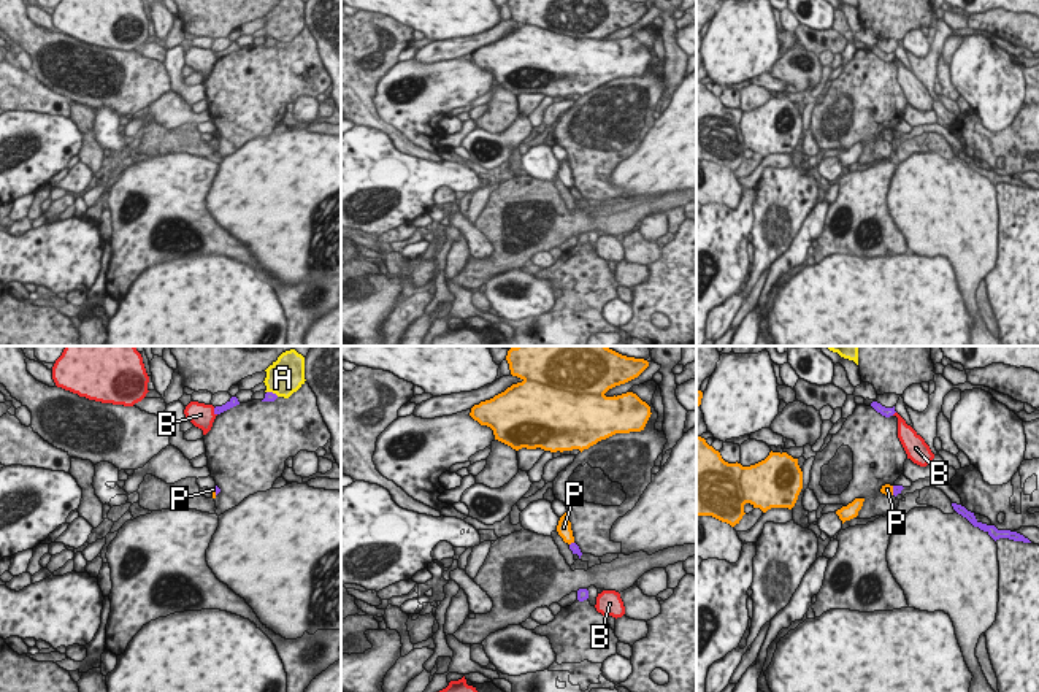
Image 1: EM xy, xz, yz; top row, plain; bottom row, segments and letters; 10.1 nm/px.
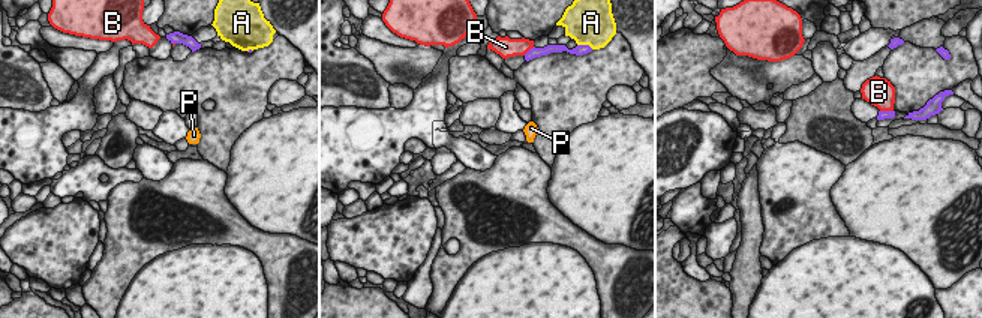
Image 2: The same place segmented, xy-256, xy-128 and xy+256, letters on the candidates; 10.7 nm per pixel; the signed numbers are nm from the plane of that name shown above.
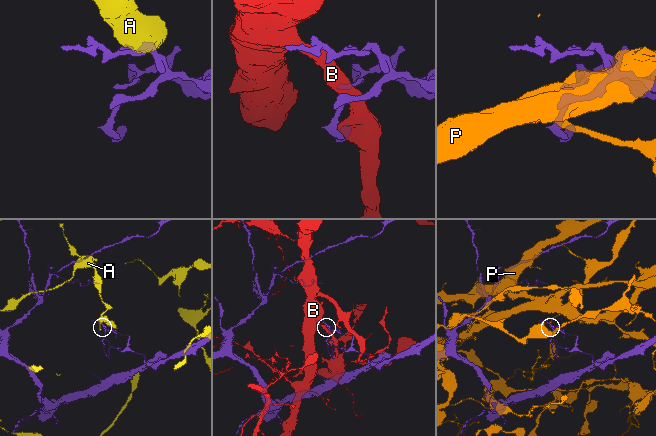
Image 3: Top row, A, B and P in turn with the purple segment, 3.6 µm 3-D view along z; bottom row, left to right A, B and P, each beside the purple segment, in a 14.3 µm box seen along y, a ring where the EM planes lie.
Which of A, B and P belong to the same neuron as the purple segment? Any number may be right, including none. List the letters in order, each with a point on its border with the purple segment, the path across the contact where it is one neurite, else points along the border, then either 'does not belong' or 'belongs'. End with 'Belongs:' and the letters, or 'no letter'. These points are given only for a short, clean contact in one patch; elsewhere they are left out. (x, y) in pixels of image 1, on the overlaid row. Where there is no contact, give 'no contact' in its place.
A: contact xy (272, 392); border xy (267, 391), (278, 395); does not belong
B: contact xy (214, 411); does not belong
P: contact yz (893, 491); does not belong
Belongs: no letter

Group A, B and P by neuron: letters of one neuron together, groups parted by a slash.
A / B / P

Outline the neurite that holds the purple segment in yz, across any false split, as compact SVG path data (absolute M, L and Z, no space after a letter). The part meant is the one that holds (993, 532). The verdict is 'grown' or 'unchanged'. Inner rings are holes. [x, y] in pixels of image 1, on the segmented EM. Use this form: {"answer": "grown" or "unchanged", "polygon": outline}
{"answer": "unchanged", "polygon": "M952 503L952 506L958 514L966 517L974 527L979 527L980 530L987 532L995 541L999 540L999 538L1009 538L1009 540L1014 540L1014 541L1031 543L1028 538L1025 538L1023 535L1020 535L1017 532L998 530L995 525L987 525L987 524L979 522L976 519L974 513L968 511L961 505Z"}

